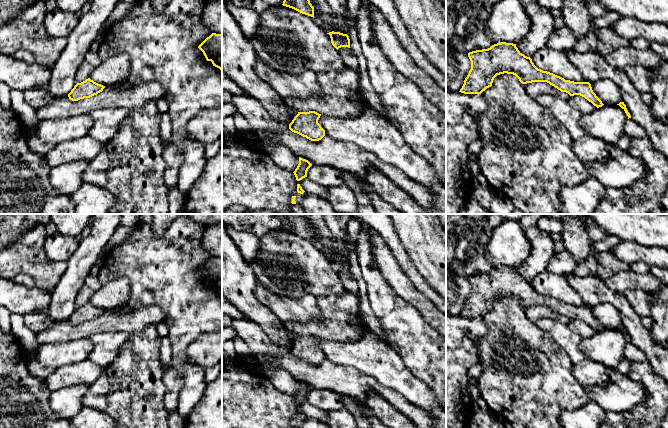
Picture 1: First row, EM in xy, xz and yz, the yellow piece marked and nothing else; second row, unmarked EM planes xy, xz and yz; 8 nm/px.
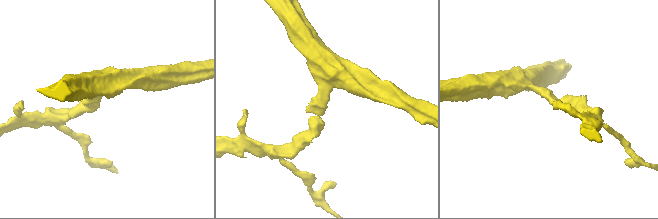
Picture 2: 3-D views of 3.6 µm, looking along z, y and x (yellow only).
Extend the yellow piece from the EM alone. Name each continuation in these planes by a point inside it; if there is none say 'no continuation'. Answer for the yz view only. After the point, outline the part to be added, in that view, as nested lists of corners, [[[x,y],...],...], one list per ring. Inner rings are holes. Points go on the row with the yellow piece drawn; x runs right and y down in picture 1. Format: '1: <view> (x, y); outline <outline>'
no continuation

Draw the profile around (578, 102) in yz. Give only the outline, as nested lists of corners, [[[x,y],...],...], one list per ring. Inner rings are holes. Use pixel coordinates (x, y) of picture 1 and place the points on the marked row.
[[[580,95],[570,96],[568,102],[582,114],[589,114],[597,109],[596,106]]]

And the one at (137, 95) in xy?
[[[147,81],[132,85],[129,89],[108,86],[90,98],[72,101],[68,95],[55,97],[51,102],[36,109],[39,120],[61,119],[88,114],[106,107],[122,107],[128,110],[141,108],[147,102],[165,98],[165,89],[157,81]]]

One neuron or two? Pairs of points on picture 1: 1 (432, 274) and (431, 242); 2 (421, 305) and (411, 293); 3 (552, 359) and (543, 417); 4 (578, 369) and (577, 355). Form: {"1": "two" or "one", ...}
{"1": "one", "2": "one", "3": "one", "4": "two"}

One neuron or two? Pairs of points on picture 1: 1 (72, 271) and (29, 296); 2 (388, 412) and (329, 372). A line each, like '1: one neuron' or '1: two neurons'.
1: two neurons
2: two neurons

